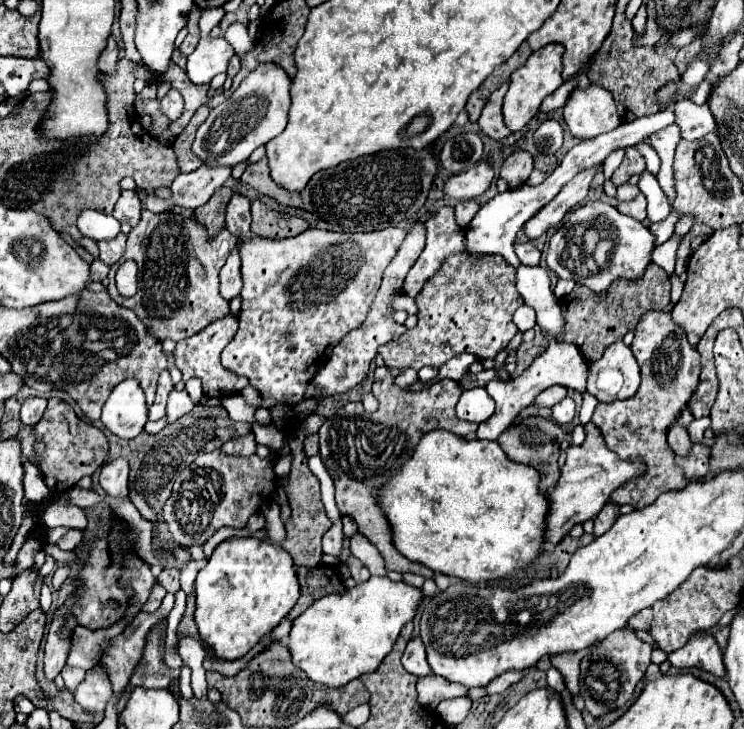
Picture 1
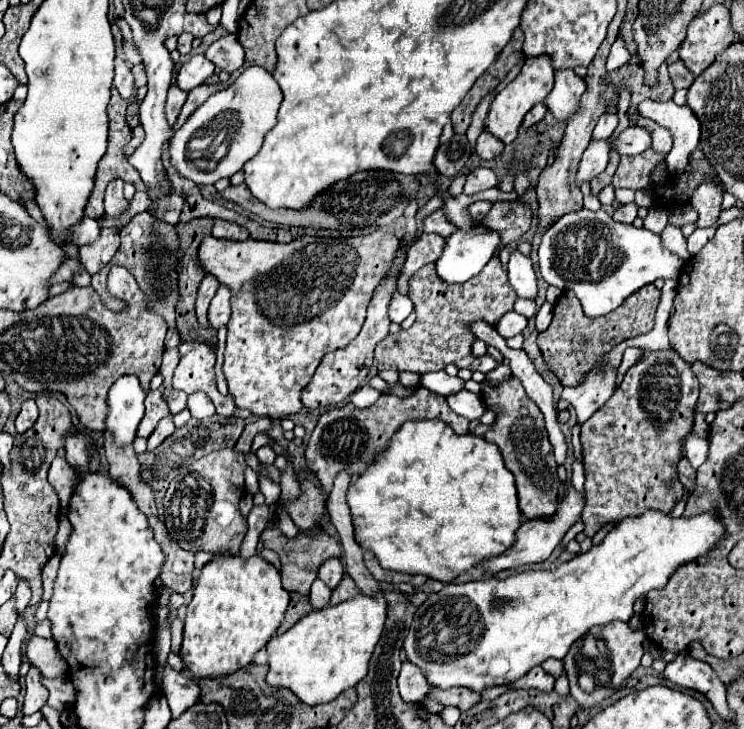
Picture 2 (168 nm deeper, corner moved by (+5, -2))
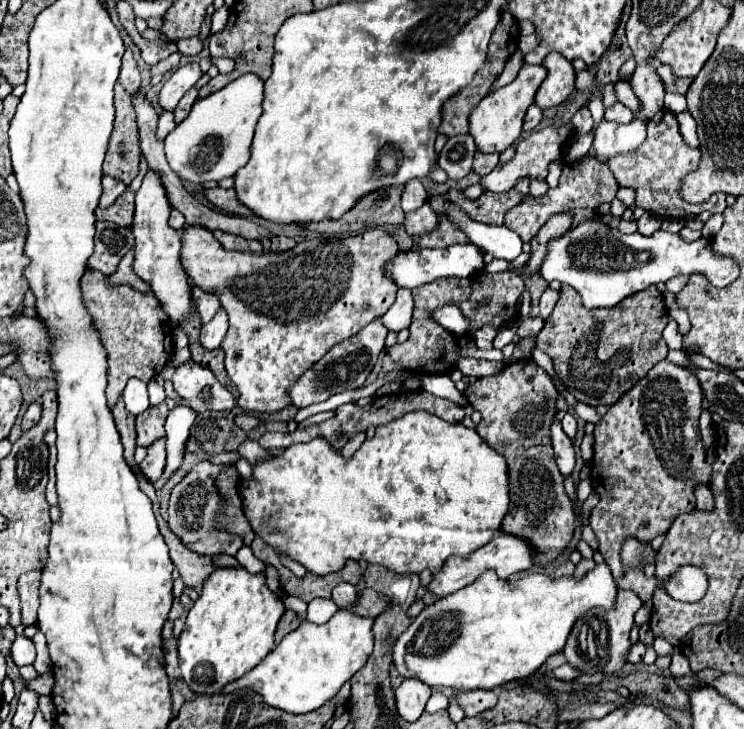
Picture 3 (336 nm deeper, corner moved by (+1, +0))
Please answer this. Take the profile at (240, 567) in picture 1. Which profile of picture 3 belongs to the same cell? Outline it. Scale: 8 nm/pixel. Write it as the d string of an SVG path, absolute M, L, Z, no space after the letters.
M241 565L215 569L207 577L201 597L189 609L185 629L179 637L179 667L181 667L183 681L189 685L189 689L193 689L199 695L213 695L213 693L219 693L223 685L243 677L259 661L263 661L263 657L275 647L273 635L283 613L285 613L285 605L267 587L265 573L249 573Z

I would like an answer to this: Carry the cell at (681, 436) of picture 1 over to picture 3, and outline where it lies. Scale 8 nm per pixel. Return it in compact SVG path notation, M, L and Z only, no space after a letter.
M703 483L695 487L695 497L697 497L697 509L713 509L713 495L709 487L705 487Z

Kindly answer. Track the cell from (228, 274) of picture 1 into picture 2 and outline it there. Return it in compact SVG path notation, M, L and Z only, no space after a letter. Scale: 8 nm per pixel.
M225 285L219 287L217 295L213 297L211 305L209 305L209 325L213 329L221 329L227 325L229 317L231 317L231 307L229 307L229 289Z

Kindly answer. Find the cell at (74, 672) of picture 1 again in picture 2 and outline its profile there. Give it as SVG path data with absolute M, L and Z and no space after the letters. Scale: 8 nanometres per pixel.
M31 635L27 641L25 657L27 657L27 663L37 667L45 677L61 677L67 671L67 665L63 663L53 639Z

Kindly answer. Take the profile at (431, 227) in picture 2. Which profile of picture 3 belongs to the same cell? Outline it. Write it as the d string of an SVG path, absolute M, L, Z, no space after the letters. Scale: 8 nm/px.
M425 203L417 211L405 215L405 229L411 235L431 233L433 229L437 229L437 225L439 225L439 215L433 211L433 207L429 203Z

